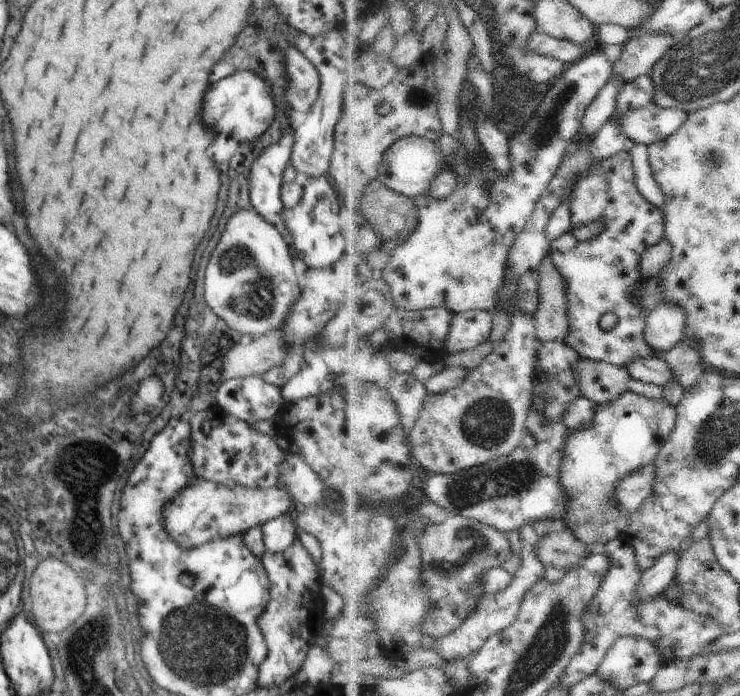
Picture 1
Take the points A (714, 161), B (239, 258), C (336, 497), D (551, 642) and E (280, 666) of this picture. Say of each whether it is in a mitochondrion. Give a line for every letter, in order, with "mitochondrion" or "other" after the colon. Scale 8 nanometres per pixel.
A: mitochondrion
B: mitochondrion
C: other
D: mitochondrion
E: other

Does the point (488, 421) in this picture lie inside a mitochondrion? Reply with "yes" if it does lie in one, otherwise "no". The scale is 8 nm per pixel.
yes

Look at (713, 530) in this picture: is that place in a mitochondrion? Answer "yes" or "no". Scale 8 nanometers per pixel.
no

